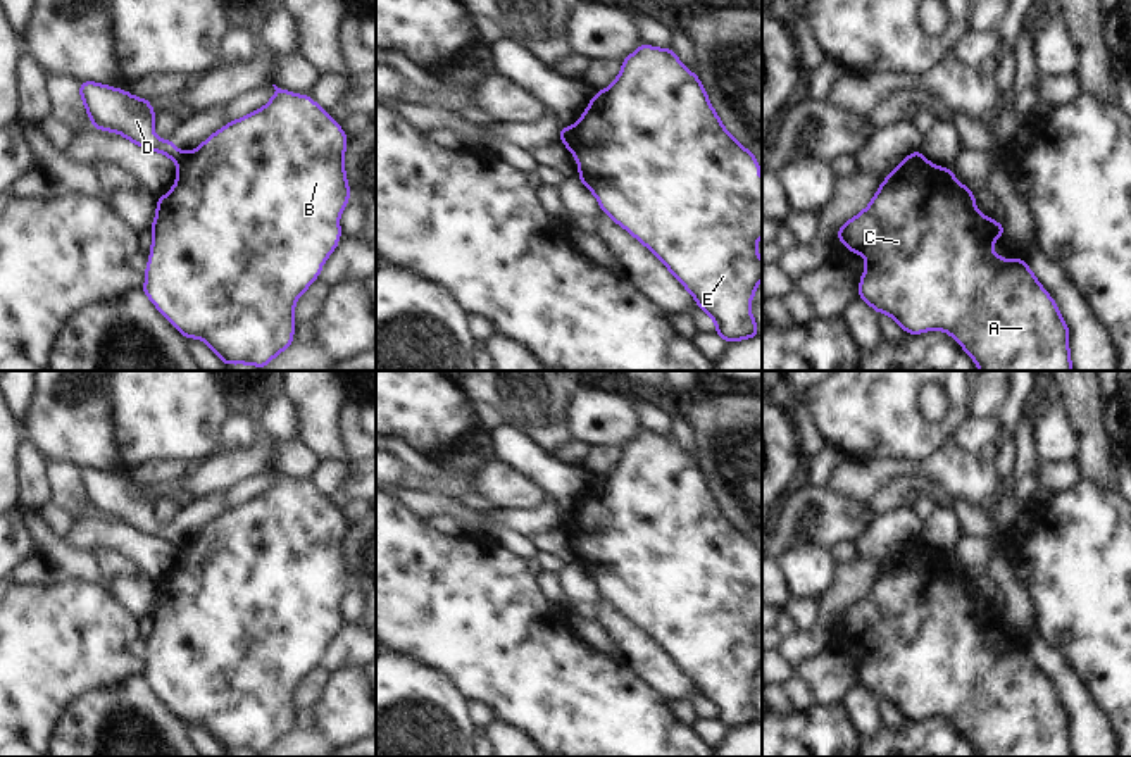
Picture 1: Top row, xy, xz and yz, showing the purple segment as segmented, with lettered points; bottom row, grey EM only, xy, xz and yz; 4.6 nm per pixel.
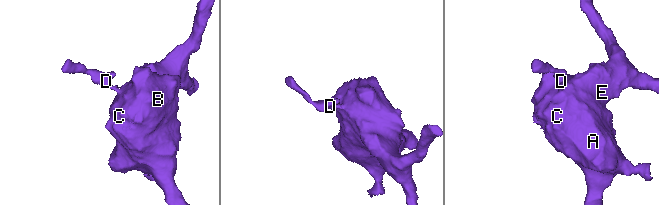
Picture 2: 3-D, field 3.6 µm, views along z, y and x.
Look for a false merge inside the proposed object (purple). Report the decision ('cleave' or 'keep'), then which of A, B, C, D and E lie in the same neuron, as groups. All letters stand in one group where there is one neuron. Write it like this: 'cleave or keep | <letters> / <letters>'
cleave | A B C E / D

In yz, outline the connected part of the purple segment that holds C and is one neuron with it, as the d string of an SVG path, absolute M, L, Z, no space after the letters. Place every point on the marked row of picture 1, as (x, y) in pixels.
M919 150L883 179L865 210L838 229L834 240L867 259L857 297L878 314L891 316L905 333L941 329L952 335L979 371L1072 371L1069 328L1055 300L1040 285L1024 257L1003 260L991 252L993 241L1005 235L1003 224L976 210L974 191L962 181L955 183L953 172L953 167L929 164Z

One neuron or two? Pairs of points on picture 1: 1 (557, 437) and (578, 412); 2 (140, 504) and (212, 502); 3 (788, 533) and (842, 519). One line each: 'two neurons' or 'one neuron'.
1: two neurons
2: one neuron
3: one neuron

